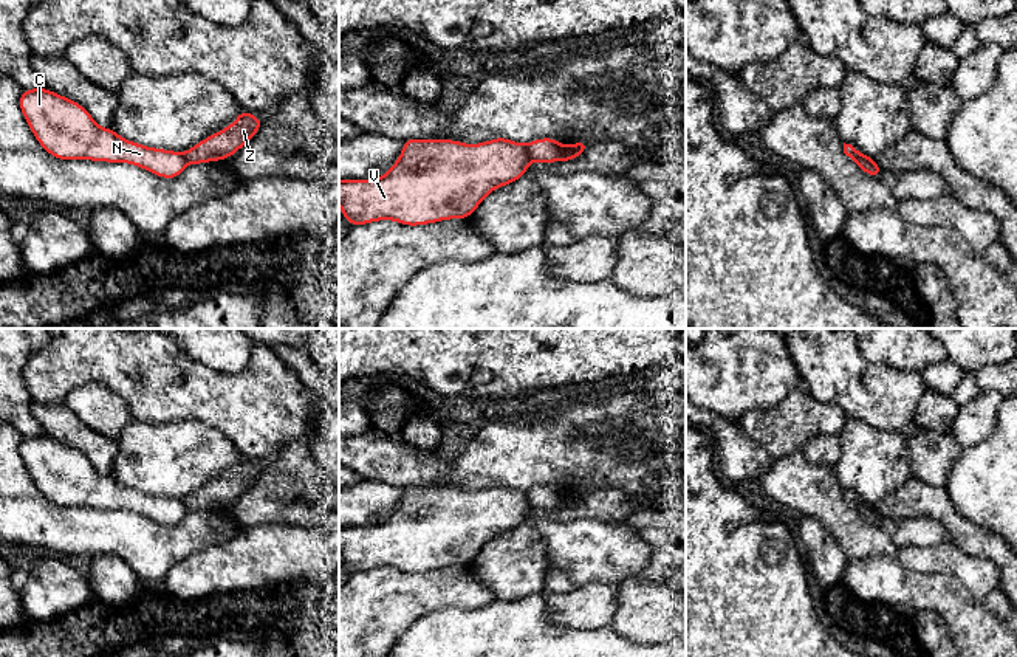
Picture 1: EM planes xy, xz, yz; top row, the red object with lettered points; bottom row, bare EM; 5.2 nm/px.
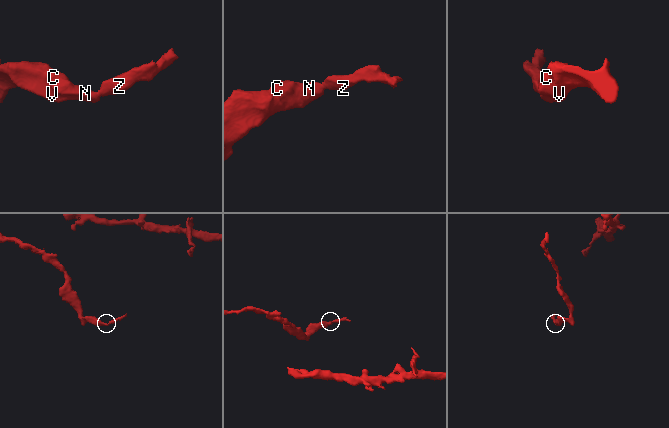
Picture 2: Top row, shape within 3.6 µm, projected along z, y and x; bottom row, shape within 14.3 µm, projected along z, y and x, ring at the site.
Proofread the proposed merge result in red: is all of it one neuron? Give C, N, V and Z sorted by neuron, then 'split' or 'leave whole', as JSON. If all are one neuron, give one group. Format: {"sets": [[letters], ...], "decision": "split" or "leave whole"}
{"sets": [["C", "N", "V"], ["Z"]], "decision": "split"}

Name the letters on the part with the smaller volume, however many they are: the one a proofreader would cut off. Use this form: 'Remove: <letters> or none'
Remove: Z

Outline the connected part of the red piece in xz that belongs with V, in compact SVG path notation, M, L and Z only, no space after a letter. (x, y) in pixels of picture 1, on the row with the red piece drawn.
M494 138L475 146L454 139L404 139L404 149L390 170L372 180L339 180L342 217L353 226L396 220L407 226L449 218L469 218L485 197L526 174L531 157L526 146Z

